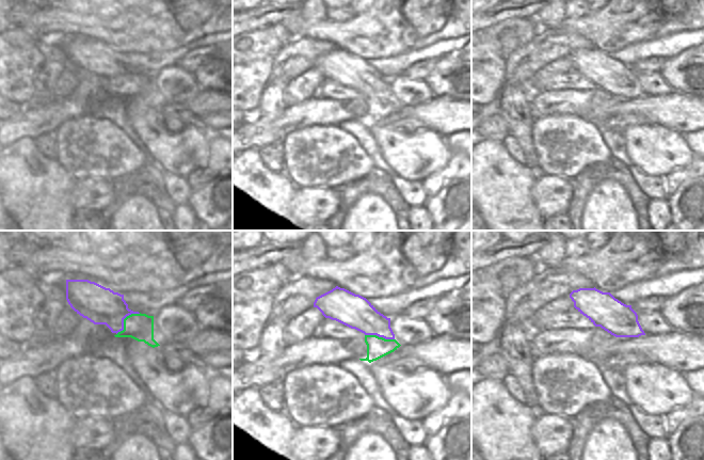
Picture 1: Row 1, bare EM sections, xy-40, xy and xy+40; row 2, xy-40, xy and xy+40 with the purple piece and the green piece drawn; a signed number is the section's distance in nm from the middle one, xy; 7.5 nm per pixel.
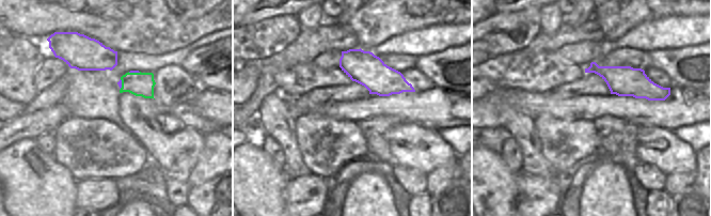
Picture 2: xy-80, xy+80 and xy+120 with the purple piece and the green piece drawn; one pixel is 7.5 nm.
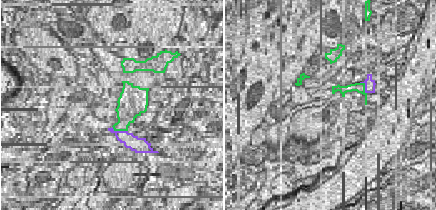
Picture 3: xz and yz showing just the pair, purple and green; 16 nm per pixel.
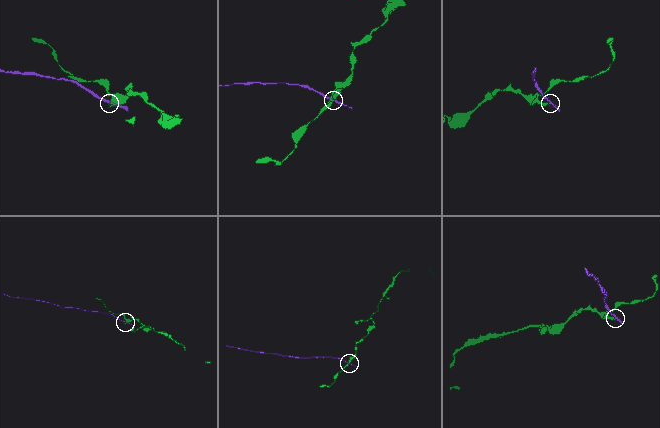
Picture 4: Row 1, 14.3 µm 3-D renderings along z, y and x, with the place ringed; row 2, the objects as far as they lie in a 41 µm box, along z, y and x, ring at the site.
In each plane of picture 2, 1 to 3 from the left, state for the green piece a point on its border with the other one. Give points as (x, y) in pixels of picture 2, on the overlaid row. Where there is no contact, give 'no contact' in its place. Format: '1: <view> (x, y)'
1: xy-80 (135, 72)
2: no contact
3: no contact

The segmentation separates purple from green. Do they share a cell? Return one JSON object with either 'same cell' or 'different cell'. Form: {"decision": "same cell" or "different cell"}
{"decision": "different cell"}

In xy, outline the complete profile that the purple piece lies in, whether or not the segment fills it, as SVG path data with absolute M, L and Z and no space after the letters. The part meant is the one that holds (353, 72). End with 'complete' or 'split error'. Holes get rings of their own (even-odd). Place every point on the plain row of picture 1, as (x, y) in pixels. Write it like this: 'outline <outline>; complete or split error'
outline M336 47L314 63L325 79L336 81L365 96L395 100L390 79L381 75L366 59Z; complete

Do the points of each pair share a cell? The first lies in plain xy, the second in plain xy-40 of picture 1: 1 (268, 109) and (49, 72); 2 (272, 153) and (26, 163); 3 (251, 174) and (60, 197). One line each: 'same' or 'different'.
1: same
2: different
3: same

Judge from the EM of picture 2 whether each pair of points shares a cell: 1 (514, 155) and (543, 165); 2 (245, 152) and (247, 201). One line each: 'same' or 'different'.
1: different
2: same

